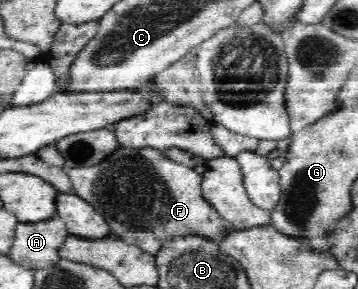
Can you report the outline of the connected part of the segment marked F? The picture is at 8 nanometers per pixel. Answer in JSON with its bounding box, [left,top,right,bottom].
[65,146,233,254]

